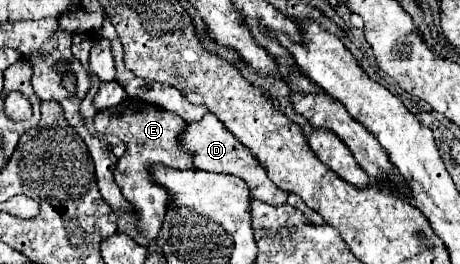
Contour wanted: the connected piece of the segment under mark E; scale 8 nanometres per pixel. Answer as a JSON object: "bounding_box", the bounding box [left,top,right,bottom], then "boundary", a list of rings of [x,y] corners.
{"bounding_box":[94,98,194,238],"boundary":[[[126,98],[114,108],[98,110],[94,114],[94,126],[100,134],[114,134],[124,142],[126,154],[118,160],[114,178],[124,198],[132,202],[140,214],[140,222],[136,224],[136,228],[146,238],[156,238],[160,232],[162,220],[166,216],[170,192],[166,192],[166,188],[154,182],[152,166],[162,164],[176,170],[194,170],[194,164],[192,164],[194,156],[182,148],[182,132],[186,130],[186,122],[174,116],[172,112],[166,112],[164,108],[158,108],[144,100]]]}

